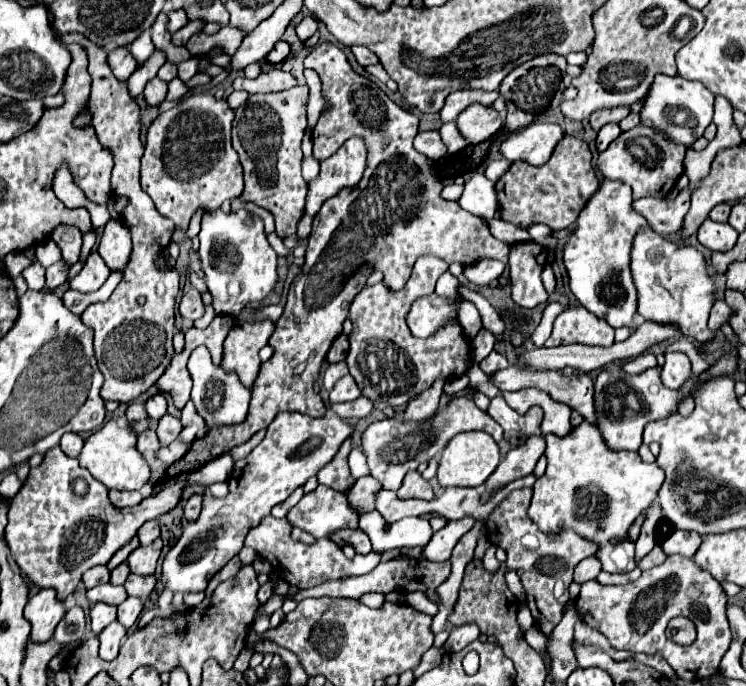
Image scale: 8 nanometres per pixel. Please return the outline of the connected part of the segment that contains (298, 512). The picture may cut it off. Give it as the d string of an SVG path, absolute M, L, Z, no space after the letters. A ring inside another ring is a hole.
M324 486L304 494L286 518L314 538L326 538L340 528L358 528L358 514L350 510L346 494Z

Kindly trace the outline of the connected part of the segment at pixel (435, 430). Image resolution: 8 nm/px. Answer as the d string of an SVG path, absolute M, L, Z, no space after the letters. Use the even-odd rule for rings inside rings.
M454 396L436 412L436 416L430 416L428 420L404 422L400 418L388 418L382 422L374 422L362 436L362 450L368 458L370 474L386 490L398 490L408 470L416 470L420 464L442 452L448 440L452 440L456 434L470 430L482 430L490 434L496 442L502 440L500 424L494 422L486 412L482 412L470 396Z

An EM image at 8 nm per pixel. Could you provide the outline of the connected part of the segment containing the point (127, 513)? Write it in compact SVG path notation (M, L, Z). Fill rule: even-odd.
M56 446L46 452L40 466L30 470L24 486L12 498L6 542L22 574L38 588L56 588L58 598L64 600L86 570L108 564L112 554L128 544L144 522L176 508L186 486L188 482L176 482L134 508L112 508L106 486ZM98 536L102 536L100 542Z

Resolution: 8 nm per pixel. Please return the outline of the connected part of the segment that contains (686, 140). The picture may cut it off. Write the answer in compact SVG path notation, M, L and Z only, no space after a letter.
M658 74L648 92L648 98L644 100L644 110L640 116L642 122L650 122L652 128L666 132L668 138L674 140L676 144L690 146L704 134L704 130L712 122L712 114L714 114L714 94L708 88L704 88L704 84L684 80L680 76L670 78Z

